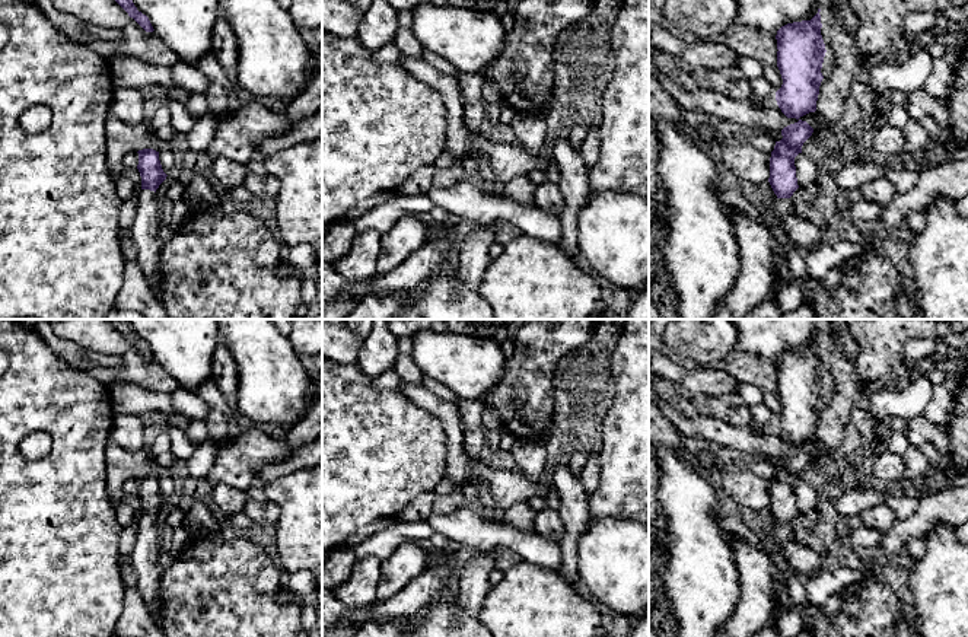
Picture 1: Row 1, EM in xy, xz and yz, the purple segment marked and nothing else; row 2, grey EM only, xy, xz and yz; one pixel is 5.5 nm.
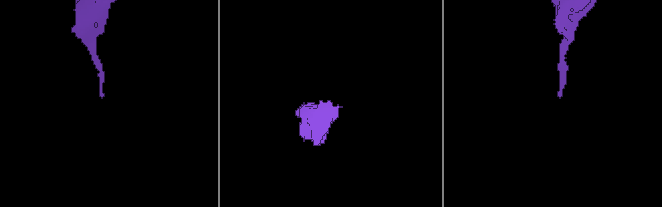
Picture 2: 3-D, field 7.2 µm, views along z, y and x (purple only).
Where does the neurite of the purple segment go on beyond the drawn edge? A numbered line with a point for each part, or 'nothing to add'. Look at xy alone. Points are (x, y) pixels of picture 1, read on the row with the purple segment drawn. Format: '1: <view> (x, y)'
1: xy (145, 231)

